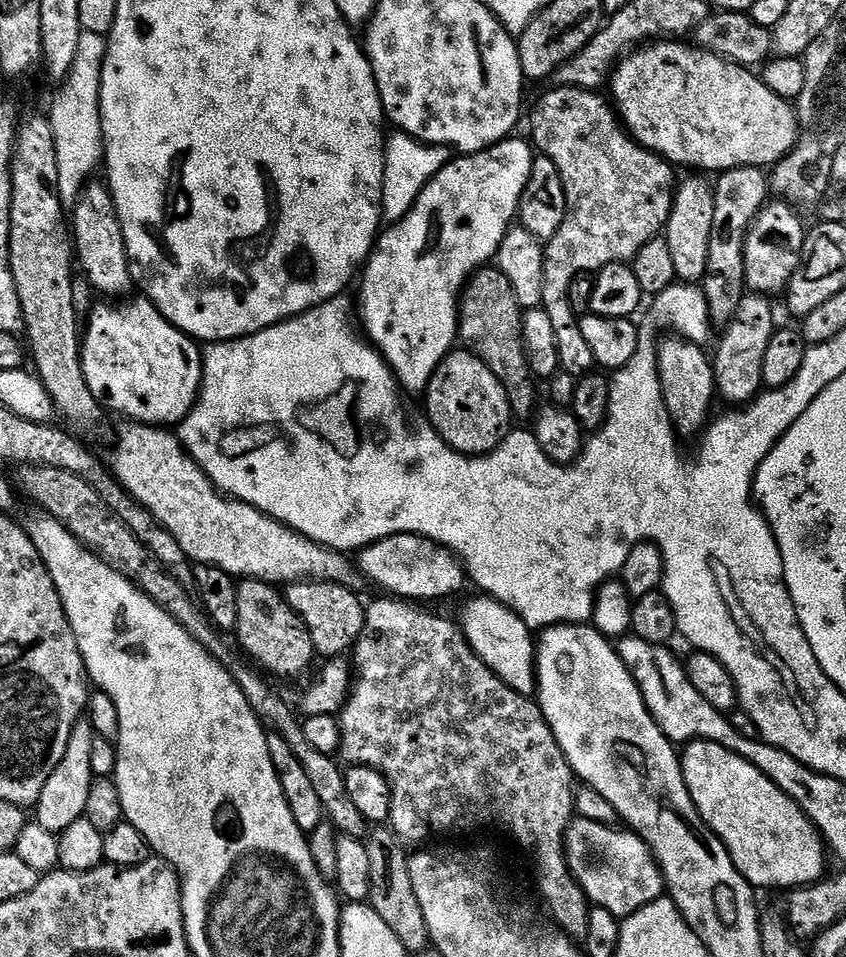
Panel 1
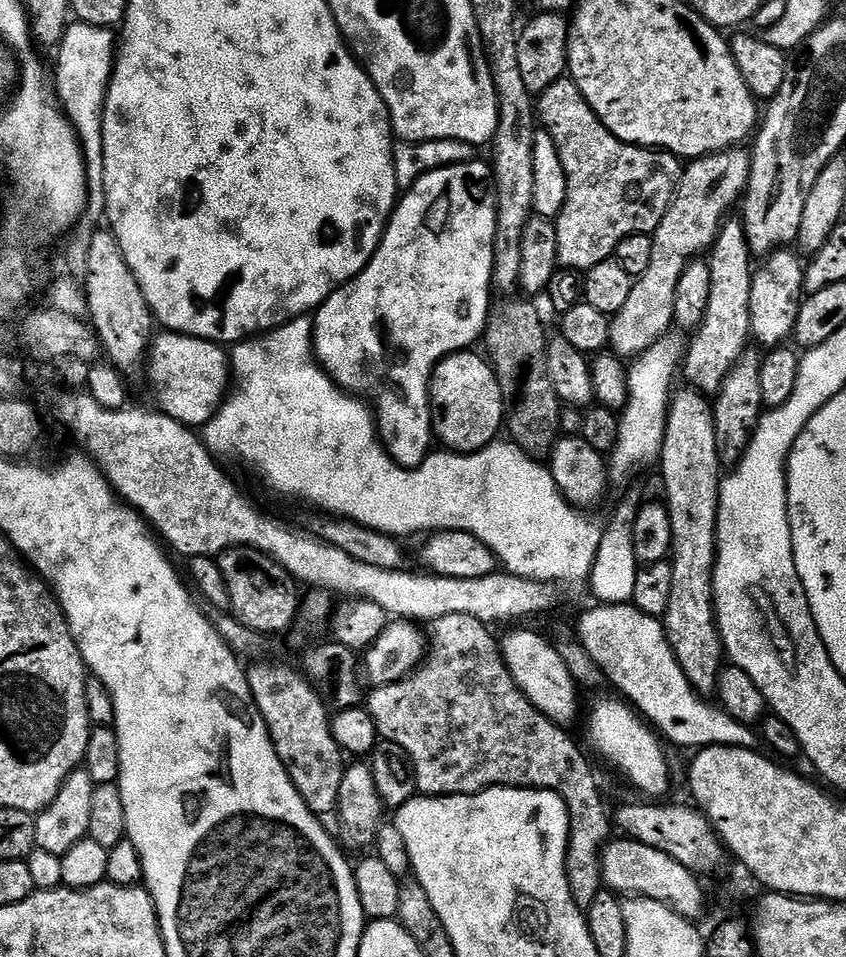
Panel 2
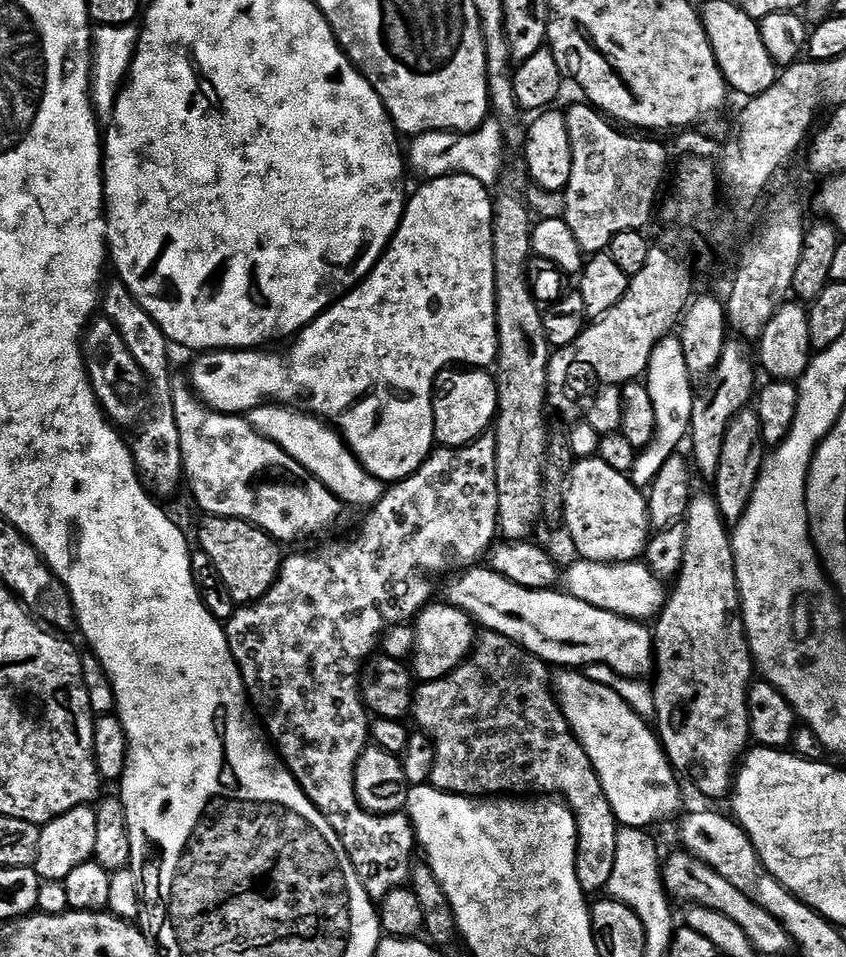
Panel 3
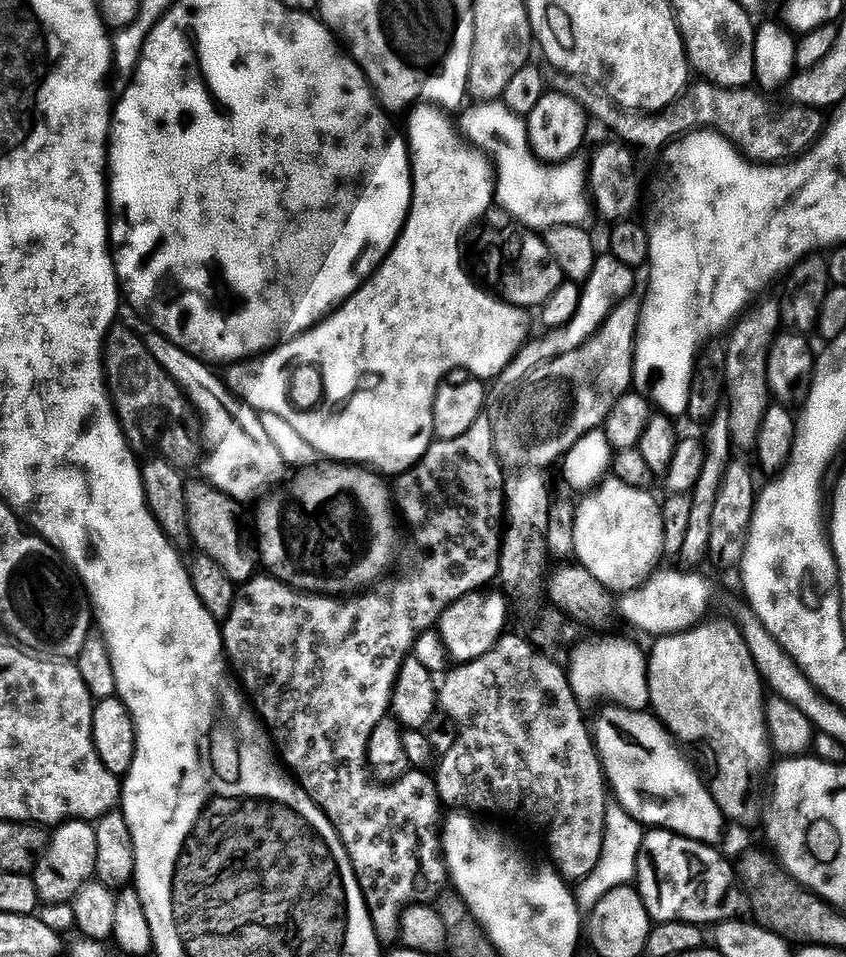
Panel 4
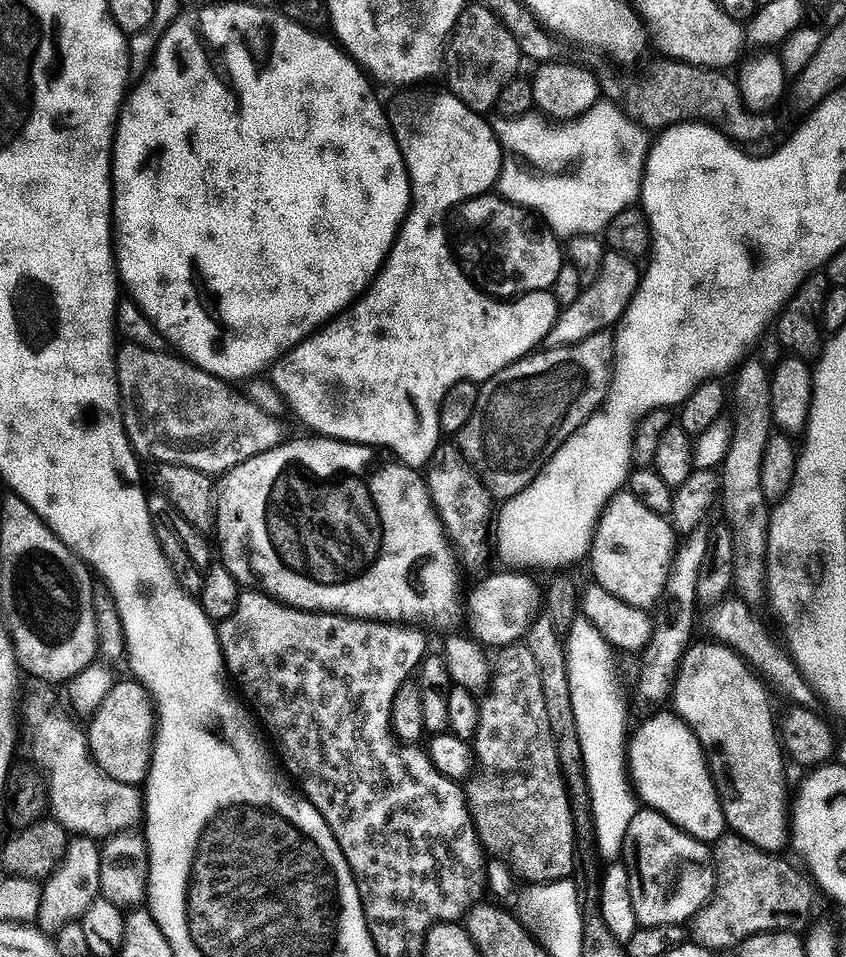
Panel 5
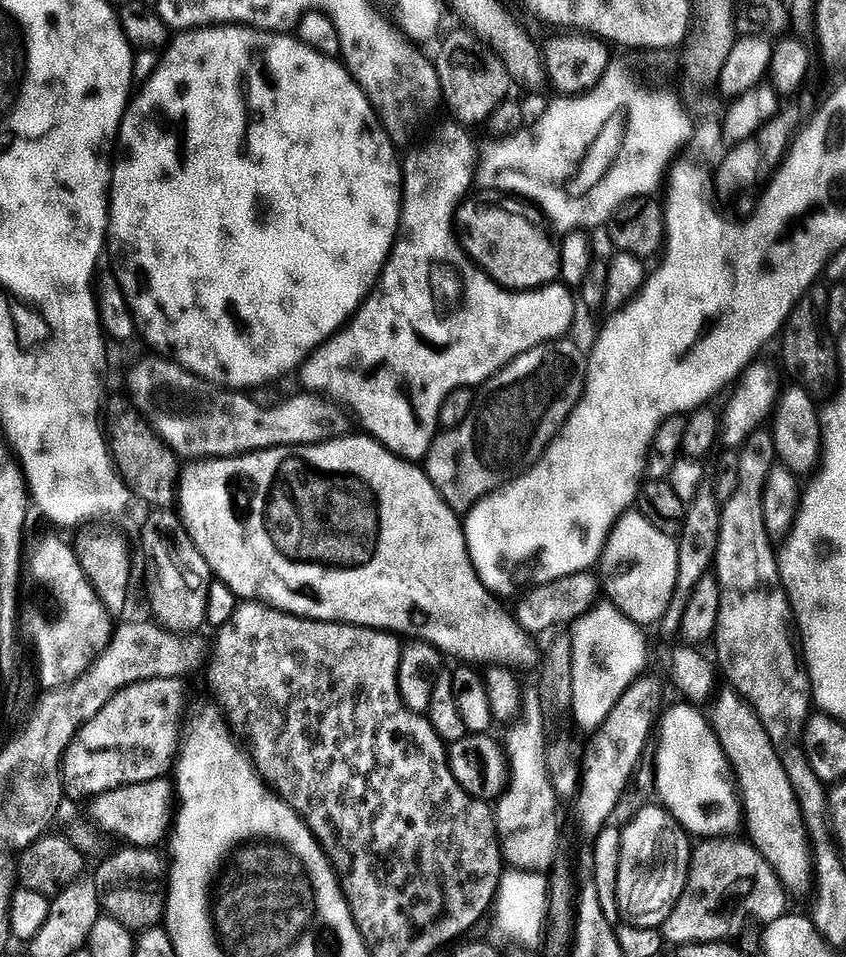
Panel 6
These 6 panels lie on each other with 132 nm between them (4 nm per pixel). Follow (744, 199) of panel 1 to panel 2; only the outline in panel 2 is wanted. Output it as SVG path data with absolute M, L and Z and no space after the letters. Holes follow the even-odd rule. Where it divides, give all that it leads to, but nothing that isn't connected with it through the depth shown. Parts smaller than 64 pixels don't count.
M729 219L710 249L711 286L708 308L703 322L693 335L695 338L689 350L687 347L682 364L682 376L684 372L687 379L685 381L706 396L719 393L730 370L747 351L751 339L749 308L754 275L752 260L754 261L754 253L748 244L743 223L739 219Z

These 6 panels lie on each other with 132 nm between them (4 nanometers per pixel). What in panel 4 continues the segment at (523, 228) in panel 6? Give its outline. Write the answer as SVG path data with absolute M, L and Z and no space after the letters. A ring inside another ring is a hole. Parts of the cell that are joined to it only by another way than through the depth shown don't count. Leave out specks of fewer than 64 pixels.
M508 224L481 230L476 240L476 256L480 259L480 268L488 272L489 282L496 284L495 291L499 299L515 304L517 308L539 309L562 283L560 271L550 258L550 250L543 235L532 230L512 232L513 225Z

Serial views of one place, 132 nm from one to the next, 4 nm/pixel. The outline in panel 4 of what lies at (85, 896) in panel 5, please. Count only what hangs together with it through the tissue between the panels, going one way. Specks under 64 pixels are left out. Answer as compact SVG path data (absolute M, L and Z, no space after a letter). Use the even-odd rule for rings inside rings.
M87 820L63 821L51 833L48 849L36 863L34 879L41 905L67 904L75 900L87 884L93 883L97 862L98 834L95 827Z

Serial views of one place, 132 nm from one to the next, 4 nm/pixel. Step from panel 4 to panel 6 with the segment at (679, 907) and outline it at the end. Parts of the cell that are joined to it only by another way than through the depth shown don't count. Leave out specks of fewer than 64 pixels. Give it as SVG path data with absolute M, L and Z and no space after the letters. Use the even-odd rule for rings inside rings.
M660 806L642 809L628 825L623 825L616 888L616 907L621 917L629 916L629 921L644 922L647 916L658 915L671 902L676 892L676 832L676 821Z

